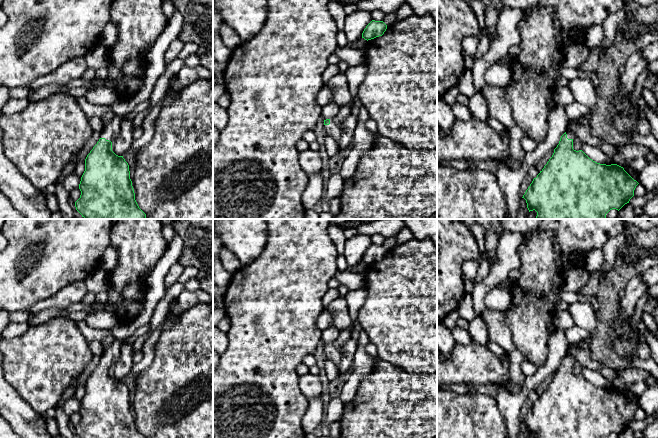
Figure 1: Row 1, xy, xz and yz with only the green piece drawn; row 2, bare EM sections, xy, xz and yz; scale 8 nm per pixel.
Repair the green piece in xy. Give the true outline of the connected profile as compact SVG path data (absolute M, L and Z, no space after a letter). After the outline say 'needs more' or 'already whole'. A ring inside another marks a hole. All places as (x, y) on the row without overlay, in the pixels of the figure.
M115 339L104 350L99 365L85 383L85 395L79 408L81 419L75 426L80 438L145 438L135 424L128 387L112 375L112 367L121 355L121 346L122 341Z; needs more

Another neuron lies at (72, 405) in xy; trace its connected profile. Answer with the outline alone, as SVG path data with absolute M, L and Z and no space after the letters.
M74 396L69 398L66 402L63 404L63 411L68 415L72 415L76 412L79 412L81 402Z

